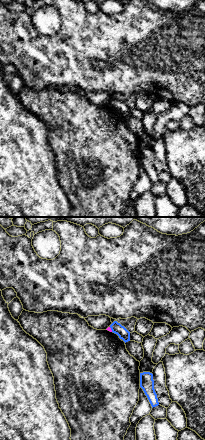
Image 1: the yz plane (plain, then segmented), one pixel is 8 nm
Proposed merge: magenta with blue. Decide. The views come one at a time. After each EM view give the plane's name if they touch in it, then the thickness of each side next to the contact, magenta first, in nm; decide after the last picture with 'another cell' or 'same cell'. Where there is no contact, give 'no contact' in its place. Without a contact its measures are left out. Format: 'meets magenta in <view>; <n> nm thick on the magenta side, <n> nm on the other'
meets magenta in yz; 30 nm thick on the magenta side, 90 nm on the other

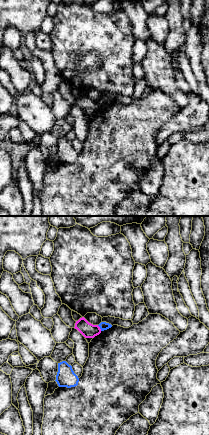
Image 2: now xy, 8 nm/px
meets magenta in xy; 120 nm thick on the magenta side, 70 nm on the other

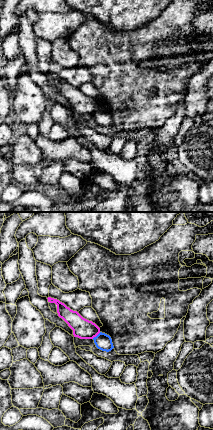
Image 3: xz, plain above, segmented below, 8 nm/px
meets magenta in xz; 160 nm thick on the magenta side, 130 nm on the other

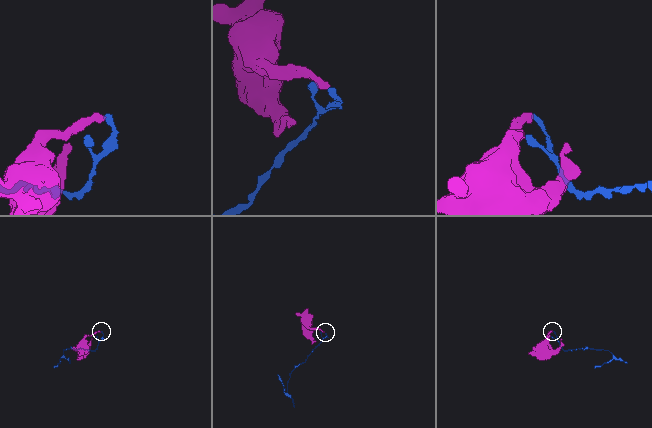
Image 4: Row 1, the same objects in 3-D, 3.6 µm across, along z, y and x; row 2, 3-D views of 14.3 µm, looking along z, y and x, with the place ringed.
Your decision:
another cell

